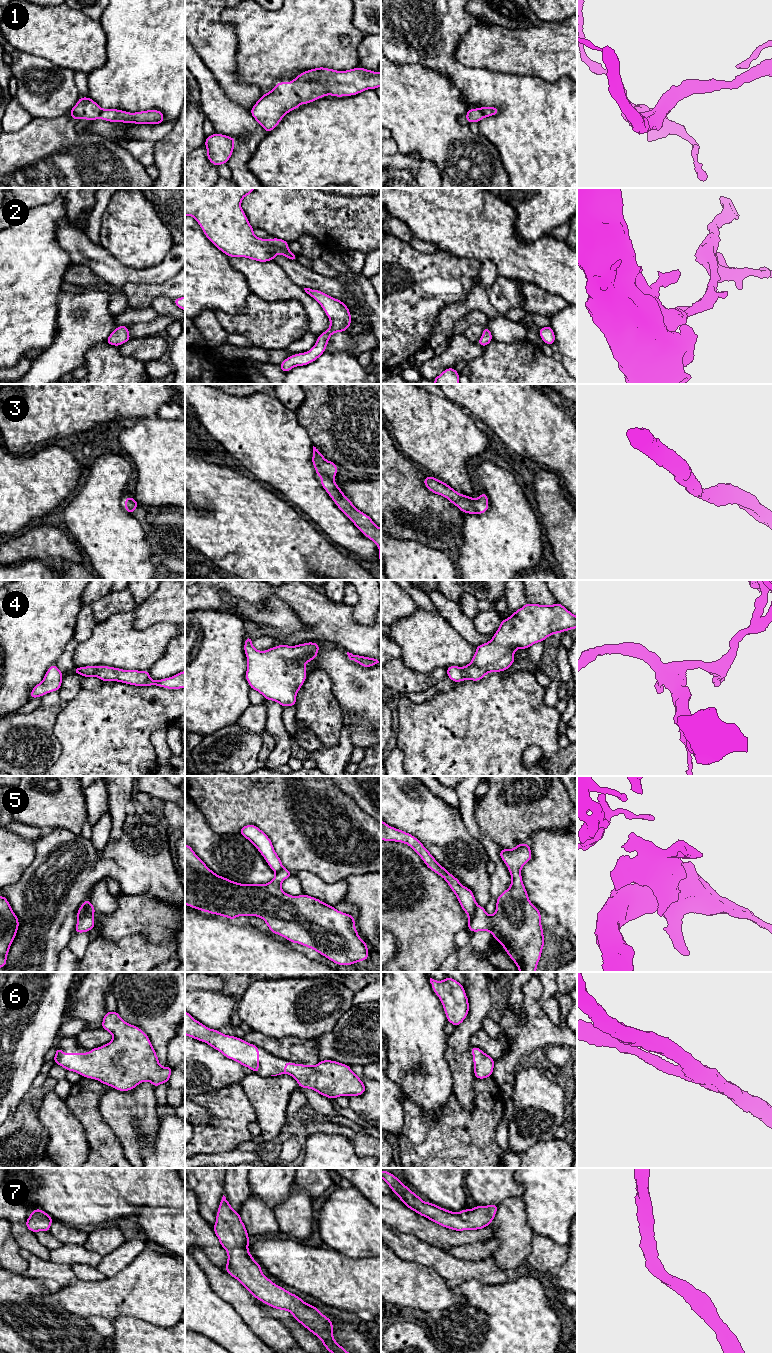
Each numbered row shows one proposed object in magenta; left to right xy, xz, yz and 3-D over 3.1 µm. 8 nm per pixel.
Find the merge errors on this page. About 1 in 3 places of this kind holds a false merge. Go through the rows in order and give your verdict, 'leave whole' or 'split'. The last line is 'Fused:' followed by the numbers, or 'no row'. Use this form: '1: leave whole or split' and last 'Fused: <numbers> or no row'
1: leave whole
2: leave whole
3: leave whole
4: leave whole
5: split
6: leave whole
7: leave whole
Fused: 5

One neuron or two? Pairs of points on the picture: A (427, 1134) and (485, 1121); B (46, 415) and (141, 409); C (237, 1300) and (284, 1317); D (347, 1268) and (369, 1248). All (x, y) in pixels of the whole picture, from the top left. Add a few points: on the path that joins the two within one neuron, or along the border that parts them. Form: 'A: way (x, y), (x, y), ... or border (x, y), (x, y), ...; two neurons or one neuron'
A: way (441, 1134), (471, 1134); one neuron
B: way (70, 407), (117, 407); one neuron
C: border (253, 1297), (270, 1315), (279, 1319), (284, 1324); two neurons
D: border (336, 1249), (352, 1258), (370, 1257); two neurons

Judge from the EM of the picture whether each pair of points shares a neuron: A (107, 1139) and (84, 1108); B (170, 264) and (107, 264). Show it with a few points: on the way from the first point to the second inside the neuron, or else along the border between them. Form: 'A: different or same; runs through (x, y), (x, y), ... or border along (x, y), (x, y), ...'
A: same; runs through (99, 1131), (89, 1116)
B: same; runs through (154, 275), (123, 275)

